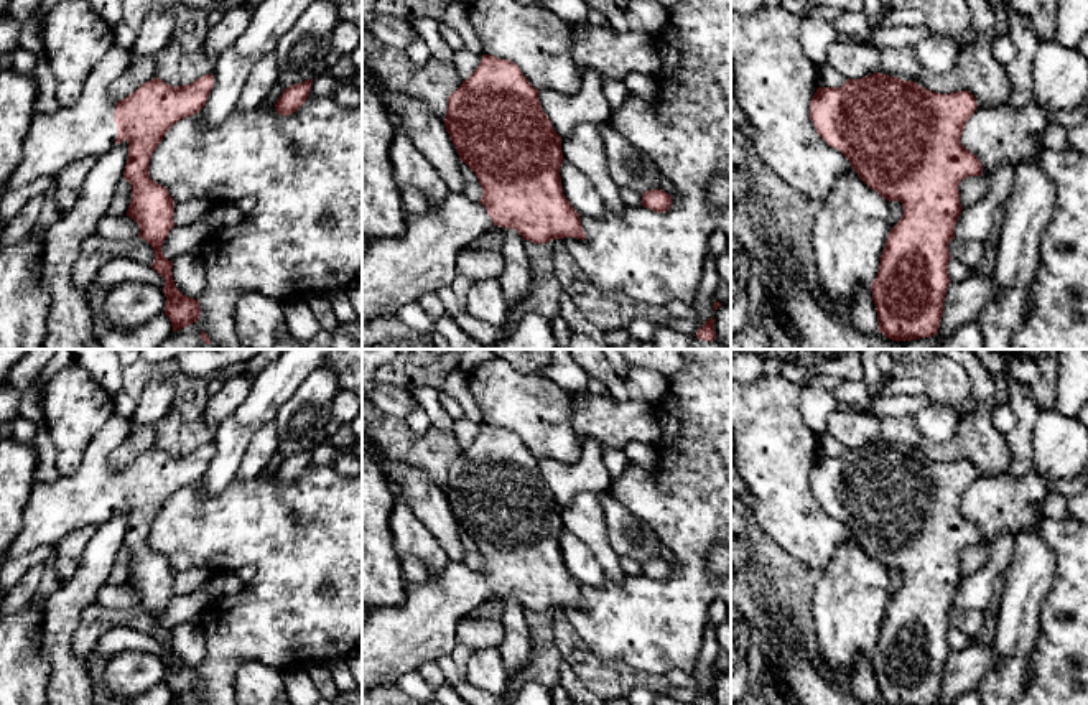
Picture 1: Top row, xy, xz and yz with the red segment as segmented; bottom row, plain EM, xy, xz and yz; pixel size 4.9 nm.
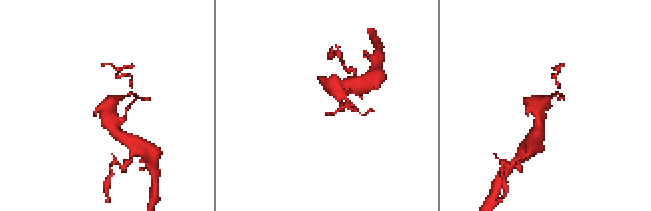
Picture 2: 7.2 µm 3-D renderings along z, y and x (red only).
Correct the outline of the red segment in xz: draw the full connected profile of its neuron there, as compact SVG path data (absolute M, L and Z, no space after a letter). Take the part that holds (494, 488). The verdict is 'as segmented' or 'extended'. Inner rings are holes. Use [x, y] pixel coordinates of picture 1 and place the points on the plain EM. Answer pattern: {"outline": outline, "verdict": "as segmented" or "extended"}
{"outline": "M482 423L471 446L448 466L443 491L459 529L476 542L482 567L472 570L463 562L448 562L439 575L423 583L405 581L402 606L370 611L362 624L362 693L377 685L395 685L420 665L451 656L459 621L492 595L515 598L533 613L586 608L579 583L563 563L561 506L542 478L538 460L515 432Z", "verdict": "extended"}

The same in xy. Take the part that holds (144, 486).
{"outline": "M112 415L87 445L79 469L67 476L59 476L53 483L35 481L31 496L23 511L23 529L13 545L0 557L0 565L10 558L25 555L41 545L56 547L71 530L84 525L99 527L115 512L128 511L128 529L123 547L132 553L132 570L127 585L138 596L138 606L145 608L155 619L151 637L165 647L165 684L170 687L173 700L196 692L201 685L199 670L183 664L173 649L173 631L168 629L161 614L174 596L174 570L168 558L150 547L150 527L163 509L166 501L181 488L198 483L204 474L214 455L214 445L206 443L188 455L170 455L155 446L142 453L128 466L115 471L109 465L110 453L128 437L132 423L128 418Z", "verdict": "extended"}

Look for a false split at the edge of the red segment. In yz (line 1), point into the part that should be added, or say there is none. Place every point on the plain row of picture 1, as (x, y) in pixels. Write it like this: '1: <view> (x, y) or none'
1: none

